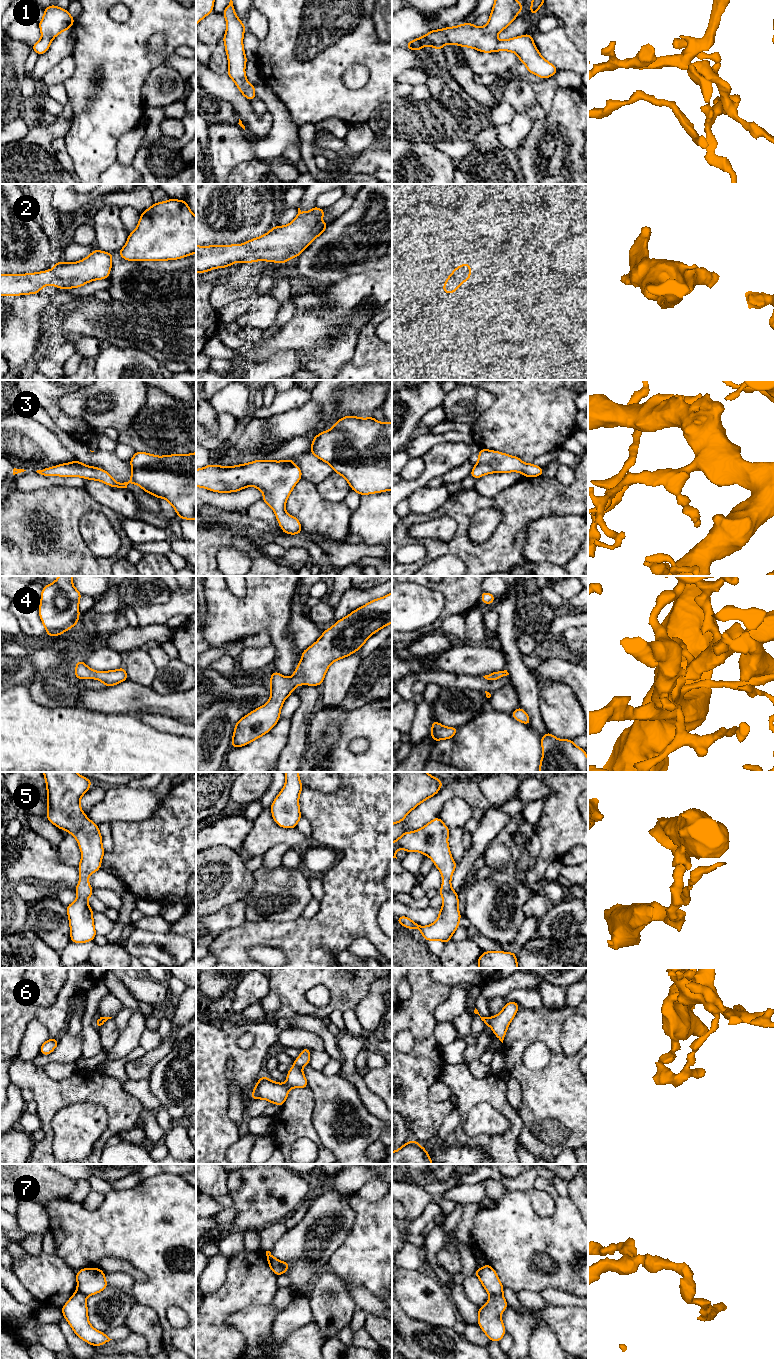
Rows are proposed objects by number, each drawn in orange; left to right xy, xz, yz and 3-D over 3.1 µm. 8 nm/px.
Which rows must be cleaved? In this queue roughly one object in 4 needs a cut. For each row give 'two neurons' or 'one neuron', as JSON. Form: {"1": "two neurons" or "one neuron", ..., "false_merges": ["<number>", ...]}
{"1": "one neuron", "2": "one neuron", "3": "one neuron", "4": "one neuron", "5": "one neuron", "6": "two neurons", "7": "two neurons", "false_merges": ["6", "7"]}

